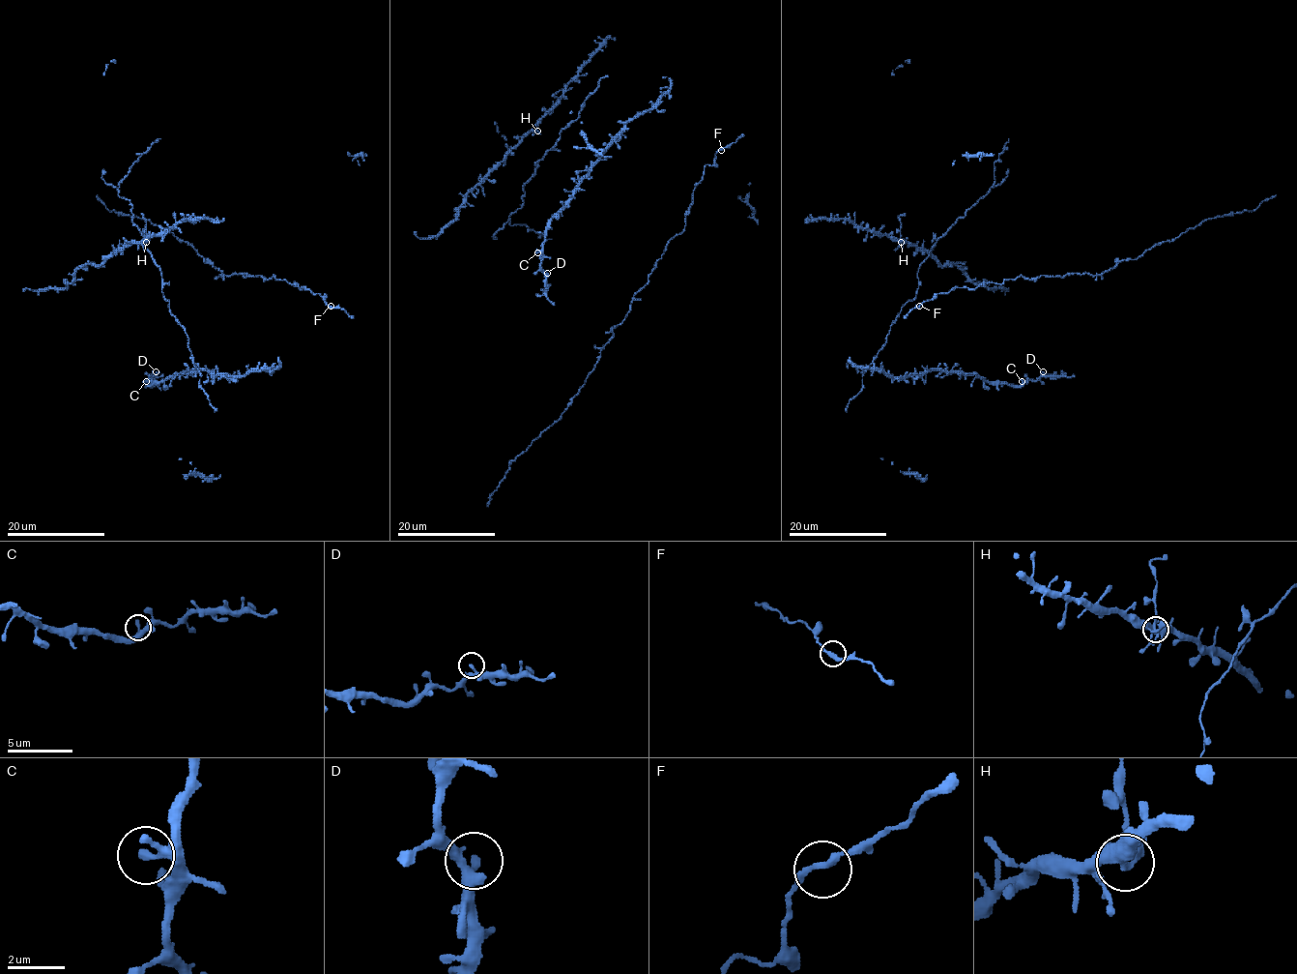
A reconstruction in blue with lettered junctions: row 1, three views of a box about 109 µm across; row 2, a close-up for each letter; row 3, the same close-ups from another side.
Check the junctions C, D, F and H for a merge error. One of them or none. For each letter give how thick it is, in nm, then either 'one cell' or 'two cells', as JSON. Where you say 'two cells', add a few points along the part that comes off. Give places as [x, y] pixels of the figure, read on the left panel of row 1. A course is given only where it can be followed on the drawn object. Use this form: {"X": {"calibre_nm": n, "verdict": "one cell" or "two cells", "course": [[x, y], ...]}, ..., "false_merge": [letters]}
{"C": {"calibre_nm": 240, "verdict": "one cell"}, "D": {"calibre_nm": 220, "verdict": "one cell"}, "F": {"calibre_nm": 240, "verdict": "one cell"}, "H": {"calibre_nm": 240, "verdict": "two cells", "course": [[146, 241], [146, 222], [141, 213]]}, "false_merge": ["H"]}

